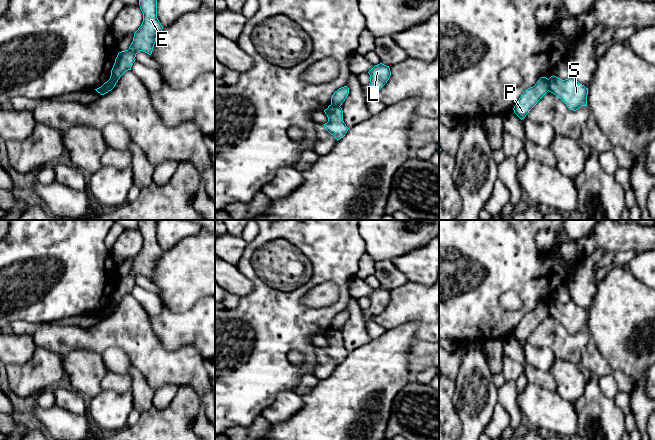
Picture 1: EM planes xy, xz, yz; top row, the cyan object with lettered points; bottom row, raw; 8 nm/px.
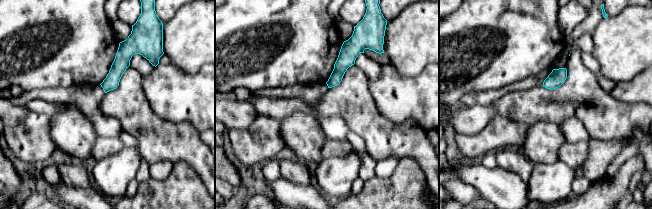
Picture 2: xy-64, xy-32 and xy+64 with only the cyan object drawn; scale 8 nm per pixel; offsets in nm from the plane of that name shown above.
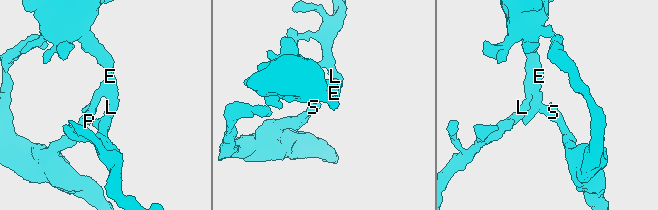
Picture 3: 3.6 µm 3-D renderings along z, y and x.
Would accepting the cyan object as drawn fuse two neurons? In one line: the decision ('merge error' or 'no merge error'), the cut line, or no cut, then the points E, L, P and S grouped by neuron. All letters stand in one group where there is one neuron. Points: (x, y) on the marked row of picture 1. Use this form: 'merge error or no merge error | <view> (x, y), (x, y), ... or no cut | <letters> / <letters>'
merge error | xy (111, 78), (112, 82), (108, 90) | E L P / S

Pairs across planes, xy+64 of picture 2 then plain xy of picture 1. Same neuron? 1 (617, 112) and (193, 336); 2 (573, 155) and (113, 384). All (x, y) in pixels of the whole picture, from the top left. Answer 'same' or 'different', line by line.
1: different
2: same

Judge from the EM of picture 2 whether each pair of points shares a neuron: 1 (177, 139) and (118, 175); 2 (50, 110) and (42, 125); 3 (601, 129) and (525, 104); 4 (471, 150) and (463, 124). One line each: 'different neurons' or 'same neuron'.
1: different neurons
2: different neurons
3: same neuron
4: different neurons

